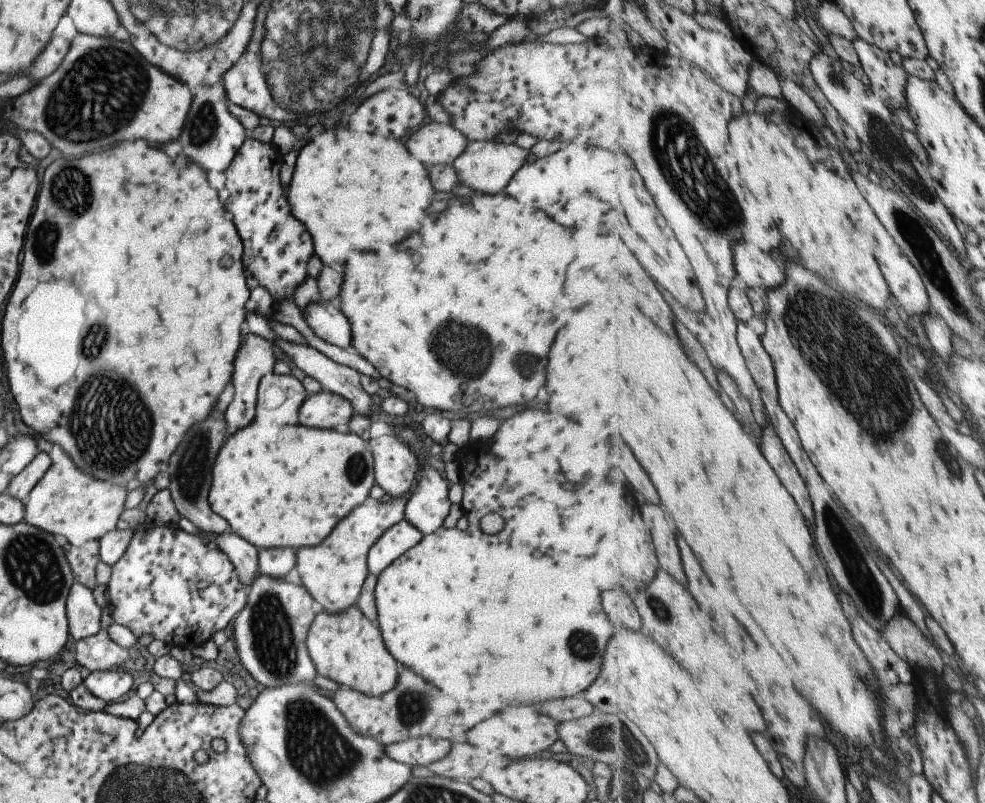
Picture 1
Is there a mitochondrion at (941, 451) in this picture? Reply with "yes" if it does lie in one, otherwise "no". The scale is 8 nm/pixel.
yes

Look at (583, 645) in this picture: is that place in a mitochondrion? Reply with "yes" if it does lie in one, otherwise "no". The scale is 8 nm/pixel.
yes

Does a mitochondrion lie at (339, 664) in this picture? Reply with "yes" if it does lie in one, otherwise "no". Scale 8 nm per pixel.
no

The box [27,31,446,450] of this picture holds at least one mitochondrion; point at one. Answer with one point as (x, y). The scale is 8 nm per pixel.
(97, 97)

